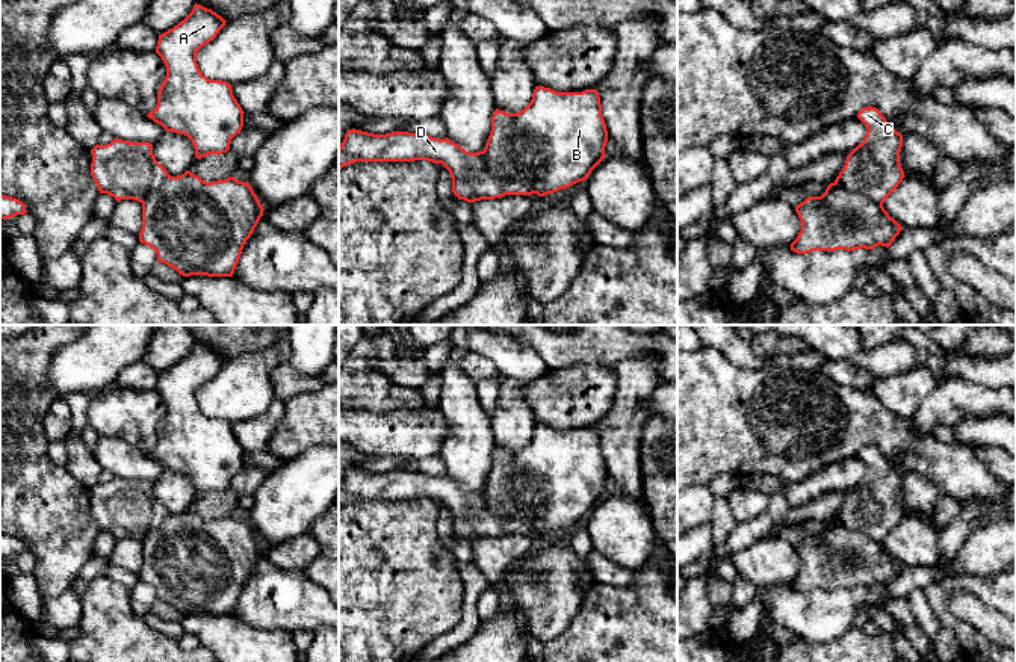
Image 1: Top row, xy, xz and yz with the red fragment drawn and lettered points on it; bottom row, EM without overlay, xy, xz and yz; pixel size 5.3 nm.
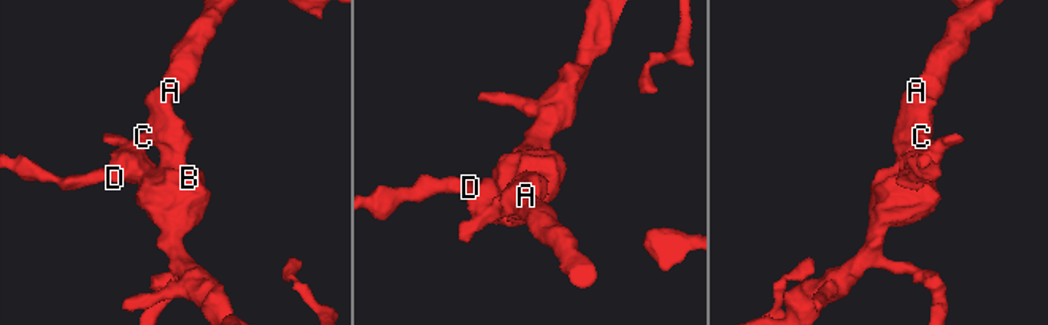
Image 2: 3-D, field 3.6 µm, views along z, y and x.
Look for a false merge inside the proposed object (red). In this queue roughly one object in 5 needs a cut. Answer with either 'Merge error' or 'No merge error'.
No merge error

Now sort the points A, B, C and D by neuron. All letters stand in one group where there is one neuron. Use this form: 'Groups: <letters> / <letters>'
Groups: A B C D

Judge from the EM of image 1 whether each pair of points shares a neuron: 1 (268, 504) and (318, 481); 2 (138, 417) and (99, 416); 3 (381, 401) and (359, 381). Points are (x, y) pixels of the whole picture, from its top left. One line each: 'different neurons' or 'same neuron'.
1: same neuron
2: same neuron
3: same neuron

